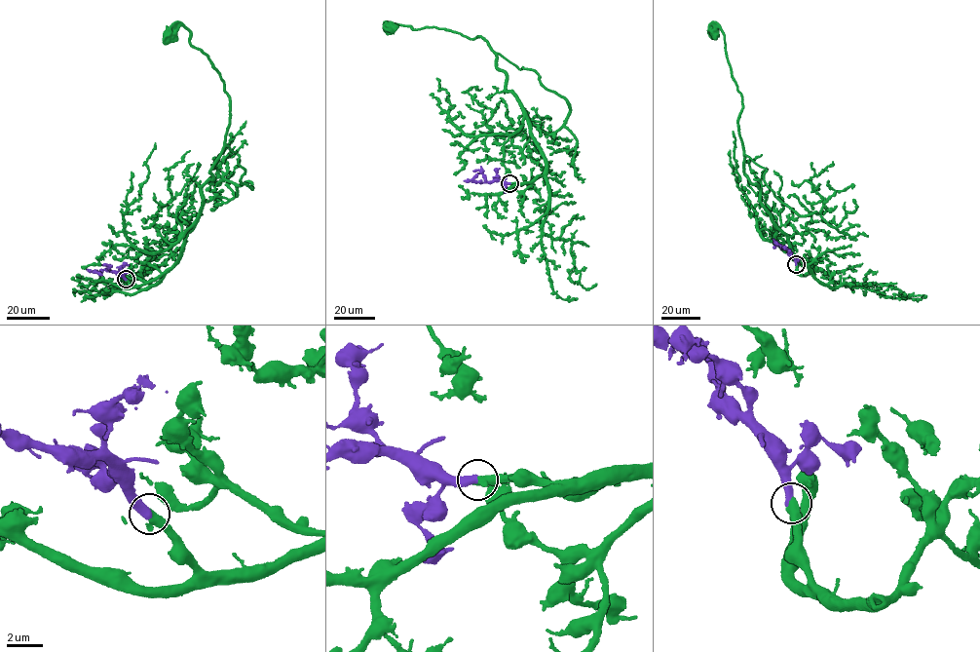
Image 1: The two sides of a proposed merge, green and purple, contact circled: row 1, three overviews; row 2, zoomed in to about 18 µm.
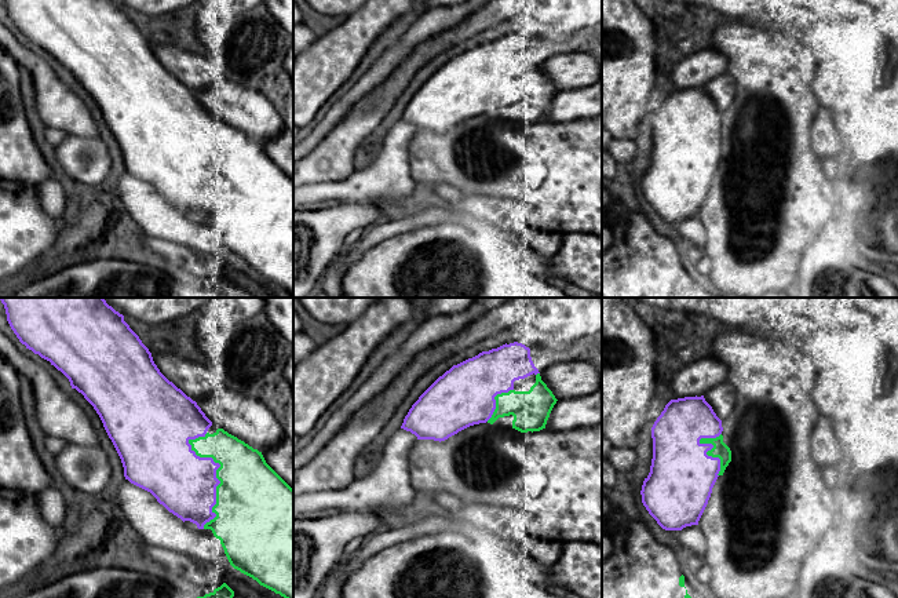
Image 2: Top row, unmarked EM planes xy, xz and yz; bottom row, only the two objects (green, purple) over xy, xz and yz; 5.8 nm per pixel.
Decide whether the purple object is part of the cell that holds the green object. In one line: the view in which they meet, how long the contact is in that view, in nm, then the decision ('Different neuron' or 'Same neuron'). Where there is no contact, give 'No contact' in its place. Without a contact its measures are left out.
Touches green in xy. Shared border 550 nm. Same neuron

